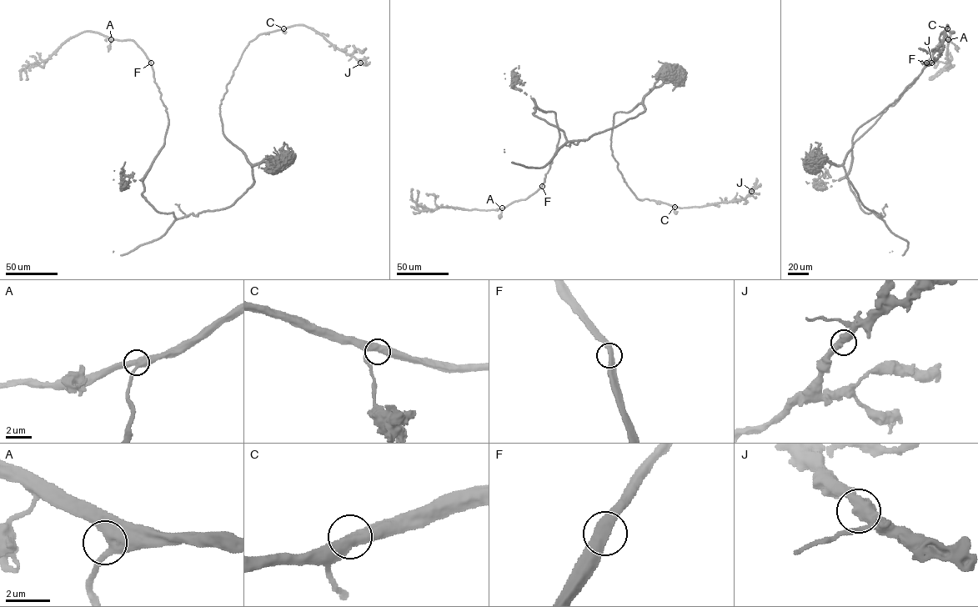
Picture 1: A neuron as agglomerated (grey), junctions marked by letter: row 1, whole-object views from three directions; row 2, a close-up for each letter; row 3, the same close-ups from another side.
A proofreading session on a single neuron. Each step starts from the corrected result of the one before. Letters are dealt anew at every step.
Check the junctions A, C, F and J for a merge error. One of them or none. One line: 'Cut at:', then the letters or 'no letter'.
Cut at: no letter

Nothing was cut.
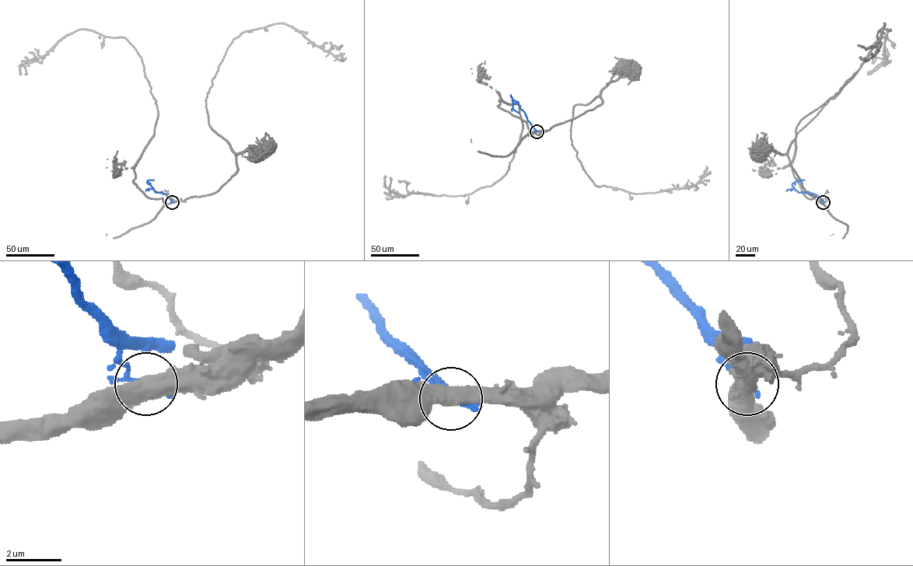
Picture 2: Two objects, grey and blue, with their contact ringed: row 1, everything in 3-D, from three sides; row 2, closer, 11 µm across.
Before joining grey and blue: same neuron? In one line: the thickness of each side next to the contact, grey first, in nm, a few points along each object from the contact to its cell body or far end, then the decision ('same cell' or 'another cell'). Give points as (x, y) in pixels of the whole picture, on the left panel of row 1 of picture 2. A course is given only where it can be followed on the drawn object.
550 nm thick on the grey side, 110 nm on the other; grey runs (172, 202), (216, 192), (236, 170), (206, 107), (232, 40), (285, 23), (326, 50), (341, 45); blue runs (172, 202), (166, 195), (155, 192), (148, 183), (148, 180), (154, 179); same cell

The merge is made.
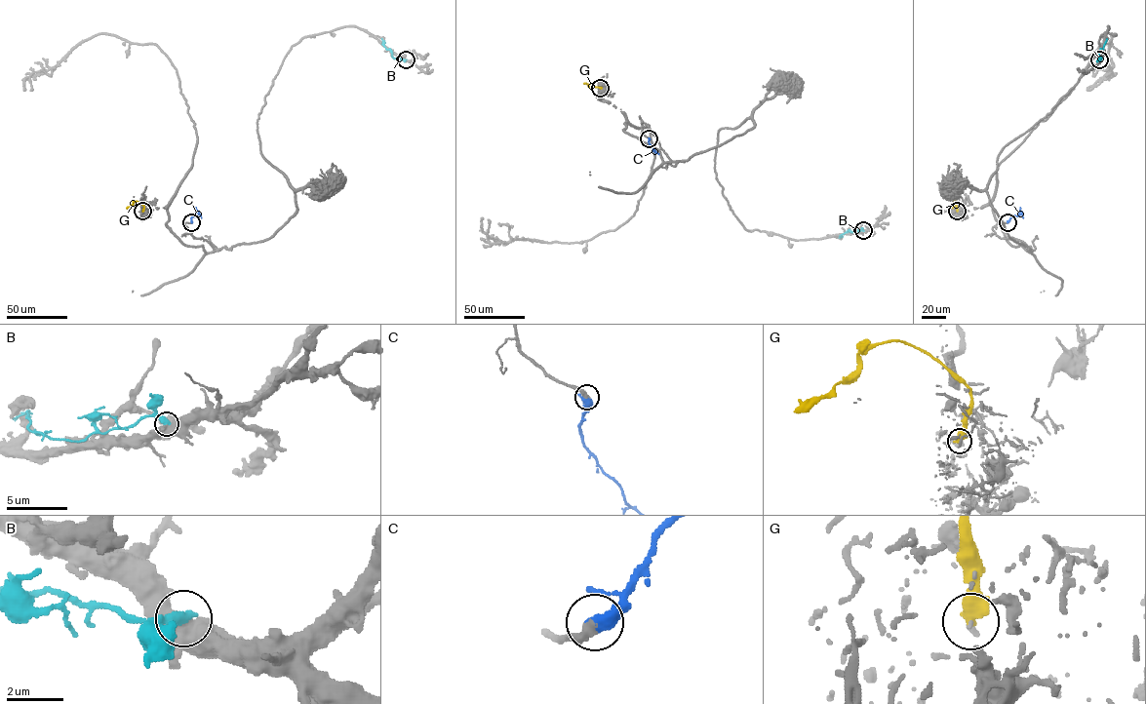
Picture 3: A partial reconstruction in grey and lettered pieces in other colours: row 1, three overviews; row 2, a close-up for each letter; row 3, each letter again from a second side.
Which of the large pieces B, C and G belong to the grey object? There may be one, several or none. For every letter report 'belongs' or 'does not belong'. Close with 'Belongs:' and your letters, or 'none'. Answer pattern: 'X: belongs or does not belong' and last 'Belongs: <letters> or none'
B: does not belong
C: belongs
G: does not belong
Belongs: C

